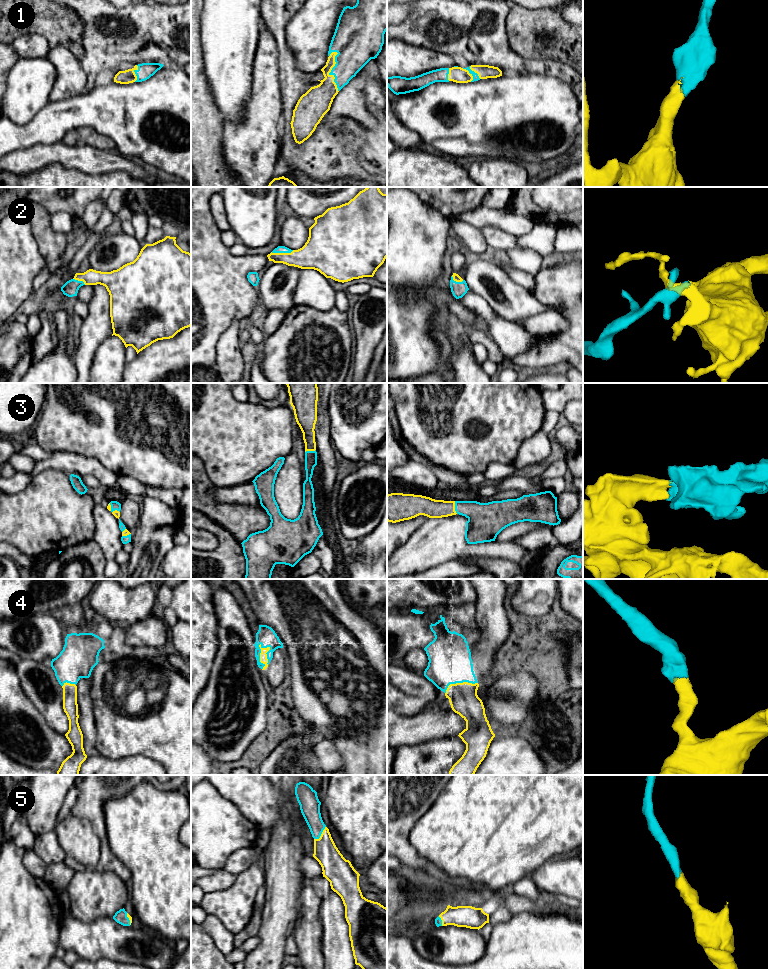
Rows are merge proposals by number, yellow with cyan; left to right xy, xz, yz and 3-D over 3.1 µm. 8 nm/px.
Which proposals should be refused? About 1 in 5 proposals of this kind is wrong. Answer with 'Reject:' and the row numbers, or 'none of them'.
Reject: none of them

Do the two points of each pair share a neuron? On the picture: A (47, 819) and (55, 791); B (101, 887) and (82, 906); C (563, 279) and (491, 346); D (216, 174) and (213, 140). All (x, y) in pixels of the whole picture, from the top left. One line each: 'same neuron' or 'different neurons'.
A: same neuron
B: same neuron
C: different neurons
D: same neuron

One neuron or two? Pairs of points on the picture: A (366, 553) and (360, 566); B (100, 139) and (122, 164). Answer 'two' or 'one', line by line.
A: two
B: two

